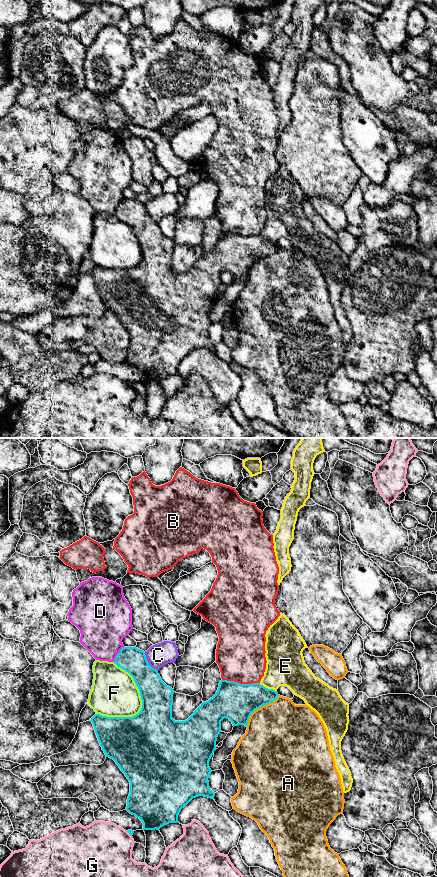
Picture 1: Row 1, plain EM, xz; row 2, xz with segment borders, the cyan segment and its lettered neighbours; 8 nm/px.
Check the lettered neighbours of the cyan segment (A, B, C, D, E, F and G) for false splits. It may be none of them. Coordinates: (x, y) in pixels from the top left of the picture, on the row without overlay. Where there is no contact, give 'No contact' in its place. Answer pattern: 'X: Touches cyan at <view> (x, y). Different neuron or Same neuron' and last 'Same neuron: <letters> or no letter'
A: Touches cyan at xz (259, 259). Different neuron
B: Touches cyan at xz (241, 236). Different neuron
C: Touches cyan at xz (147, 214). Different neuron
D: Touches cyan at xz (117, 206). Different neuron
E: Touches cyan at xz (267, 240). Different neuron
F: Touches cyan at xz (137, 238). Different neuron
G: Touches cyan at xz (129, 385). Different neuron
Same neuron: no letter

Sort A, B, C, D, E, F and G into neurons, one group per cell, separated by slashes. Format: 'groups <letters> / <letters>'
groups A / B / C / D / E / F / G

